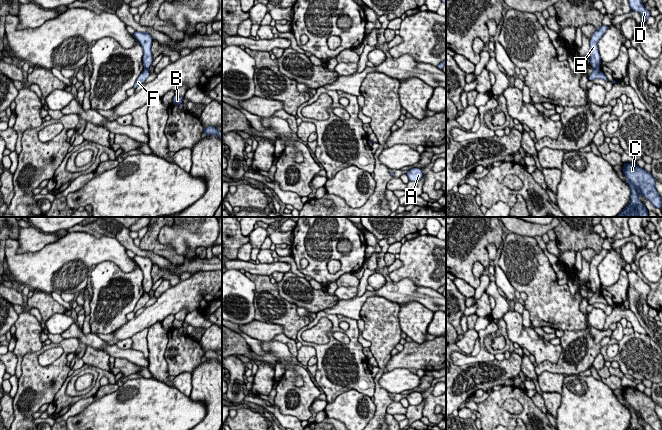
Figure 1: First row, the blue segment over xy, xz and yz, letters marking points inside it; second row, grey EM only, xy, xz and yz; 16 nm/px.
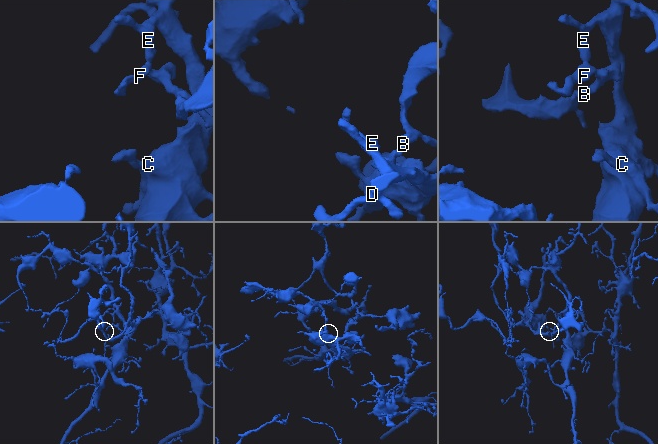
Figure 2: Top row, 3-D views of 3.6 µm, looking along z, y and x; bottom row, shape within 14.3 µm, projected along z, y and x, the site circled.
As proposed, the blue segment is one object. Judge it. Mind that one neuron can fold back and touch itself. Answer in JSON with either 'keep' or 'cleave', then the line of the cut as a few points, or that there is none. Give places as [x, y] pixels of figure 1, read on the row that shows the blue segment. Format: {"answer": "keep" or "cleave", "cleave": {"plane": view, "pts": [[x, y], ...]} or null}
{"answer": "cleave", "cleave": {"plane": "yz", "pts": [[594, 68], [598, 69]]}}

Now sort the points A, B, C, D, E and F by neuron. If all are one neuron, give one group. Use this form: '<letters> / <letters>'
A C D E / B F

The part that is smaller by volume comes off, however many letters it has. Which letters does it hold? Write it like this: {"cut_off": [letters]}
{"cut_off": ["B", "F"]}

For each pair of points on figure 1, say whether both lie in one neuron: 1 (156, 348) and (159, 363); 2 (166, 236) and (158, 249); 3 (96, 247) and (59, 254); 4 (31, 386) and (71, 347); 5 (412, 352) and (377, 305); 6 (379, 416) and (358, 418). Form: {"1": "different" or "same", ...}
{"1": "same", "2": "different", "3": "same", "4": "same", "5": "different", "6": "different"}

